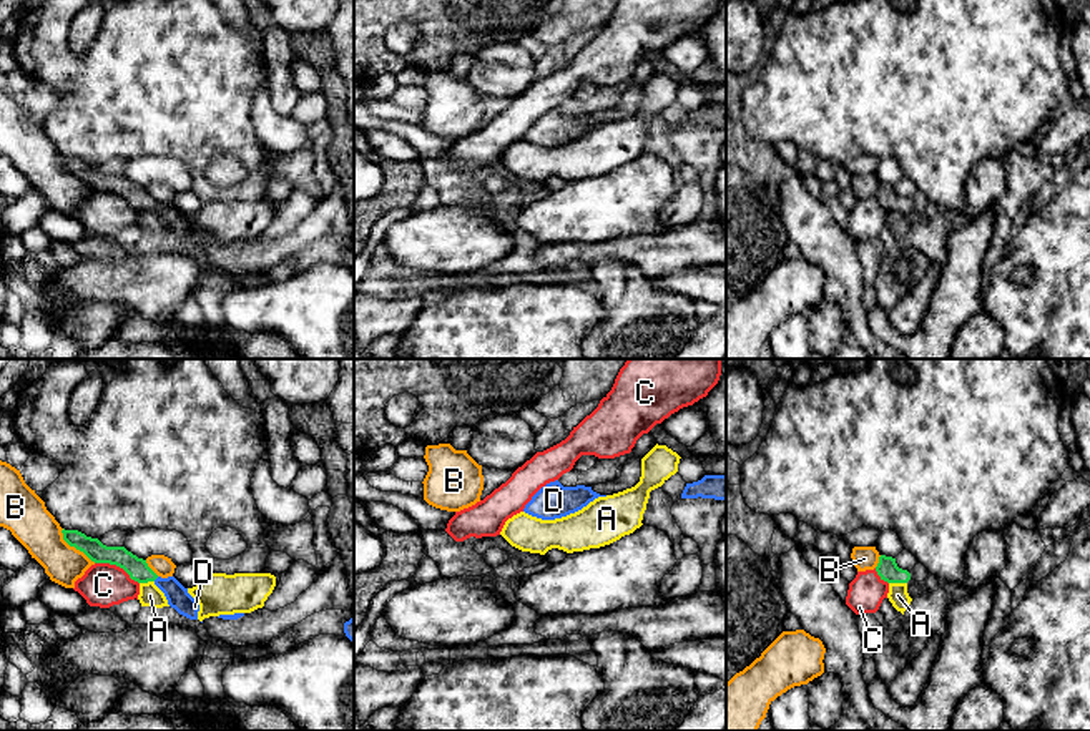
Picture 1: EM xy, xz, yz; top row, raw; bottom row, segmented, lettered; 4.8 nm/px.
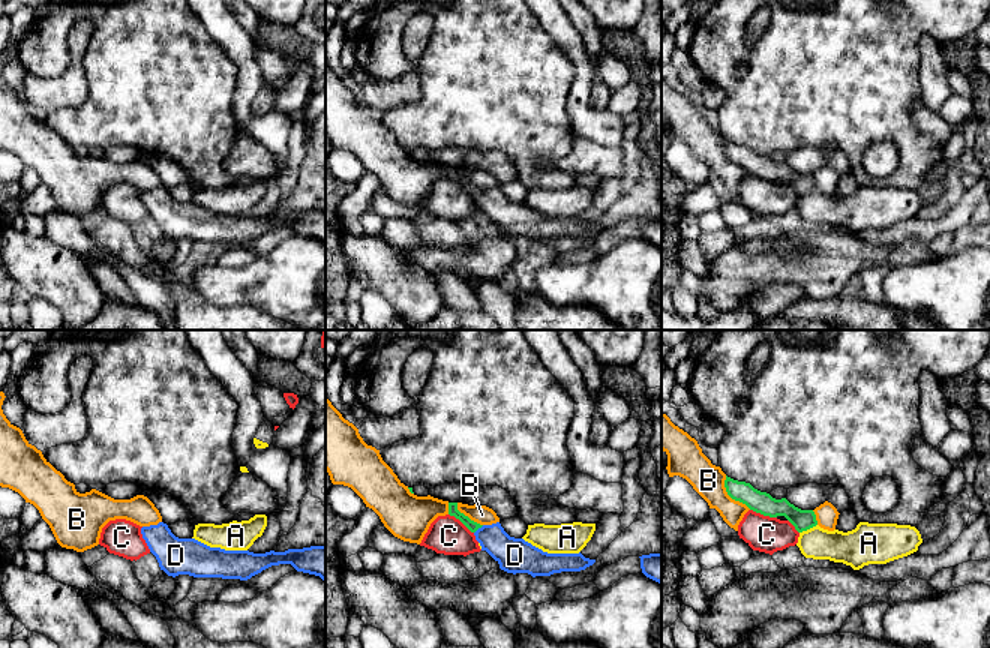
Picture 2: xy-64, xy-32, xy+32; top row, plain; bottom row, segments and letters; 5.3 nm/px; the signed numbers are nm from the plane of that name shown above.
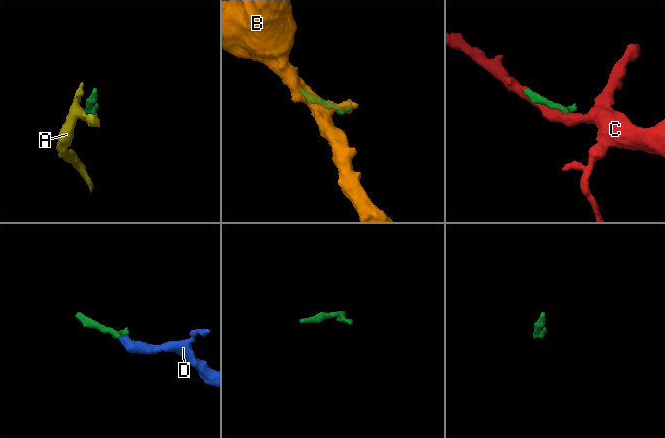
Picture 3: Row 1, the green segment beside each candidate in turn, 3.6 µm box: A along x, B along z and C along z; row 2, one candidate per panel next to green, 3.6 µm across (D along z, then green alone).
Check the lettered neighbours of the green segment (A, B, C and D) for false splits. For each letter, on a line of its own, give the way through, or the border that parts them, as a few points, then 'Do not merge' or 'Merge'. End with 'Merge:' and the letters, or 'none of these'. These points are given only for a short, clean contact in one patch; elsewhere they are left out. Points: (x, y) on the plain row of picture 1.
A: Boundary: yz (889, 210), (906, 211). Do not merge
B: Do not merge
C: Do not merge
D: Path across: xy (138, 198), (155, 206), (176, 223). Merge
Merge: D

